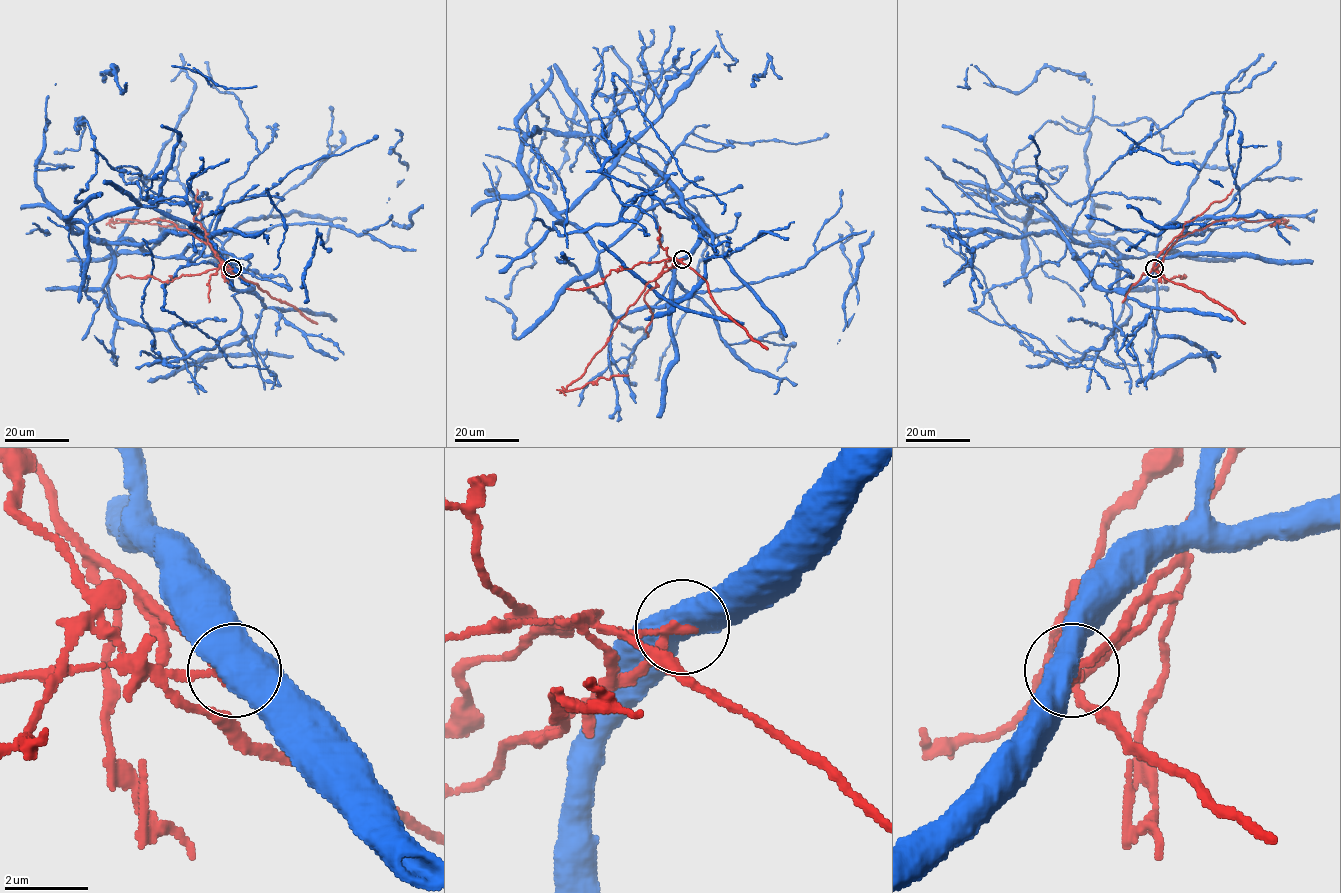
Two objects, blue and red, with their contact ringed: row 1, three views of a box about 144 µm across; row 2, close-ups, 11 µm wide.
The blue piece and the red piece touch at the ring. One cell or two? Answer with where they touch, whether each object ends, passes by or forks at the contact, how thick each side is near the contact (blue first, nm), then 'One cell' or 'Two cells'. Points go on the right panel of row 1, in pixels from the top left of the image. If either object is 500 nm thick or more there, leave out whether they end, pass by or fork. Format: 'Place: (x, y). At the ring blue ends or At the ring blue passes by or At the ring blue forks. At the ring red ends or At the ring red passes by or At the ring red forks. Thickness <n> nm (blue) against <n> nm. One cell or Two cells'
Place: (1154, 268). Thickness 600 nm (blue) against 200 nm. Two cells

